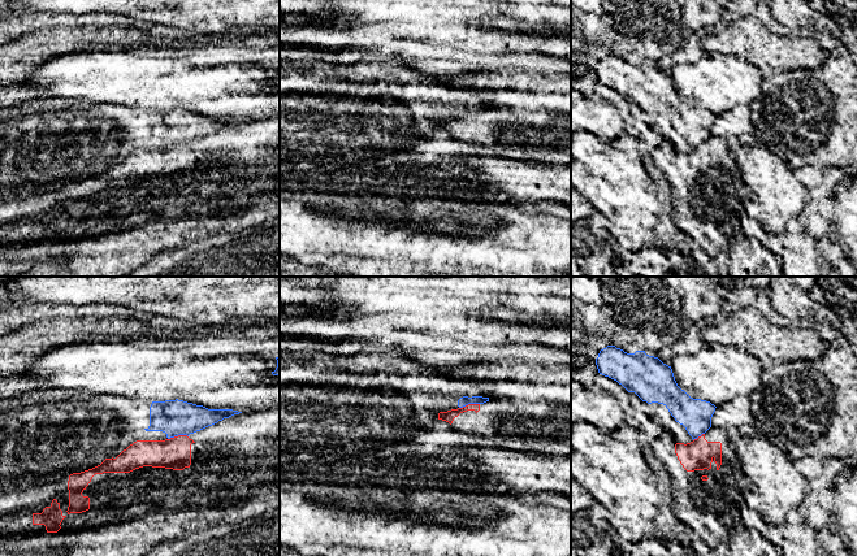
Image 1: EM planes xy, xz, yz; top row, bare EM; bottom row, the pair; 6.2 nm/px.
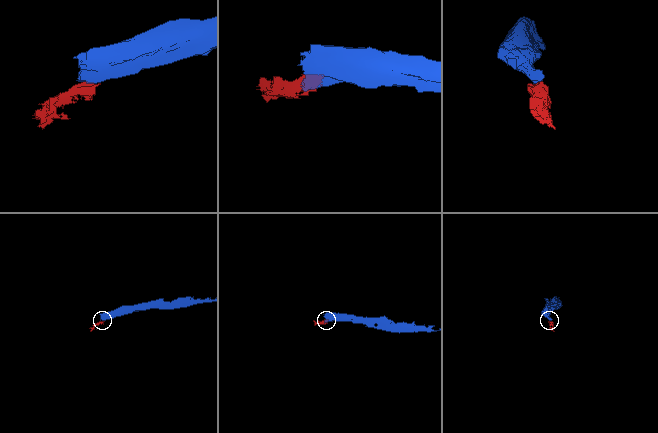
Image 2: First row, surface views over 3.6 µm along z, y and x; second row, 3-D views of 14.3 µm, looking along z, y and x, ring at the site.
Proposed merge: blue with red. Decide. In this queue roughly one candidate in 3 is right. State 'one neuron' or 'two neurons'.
two neurons

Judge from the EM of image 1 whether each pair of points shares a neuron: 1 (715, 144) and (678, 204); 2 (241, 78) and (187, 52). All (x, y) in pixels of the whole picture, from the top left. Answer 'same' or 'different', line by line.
1: same
2: same

